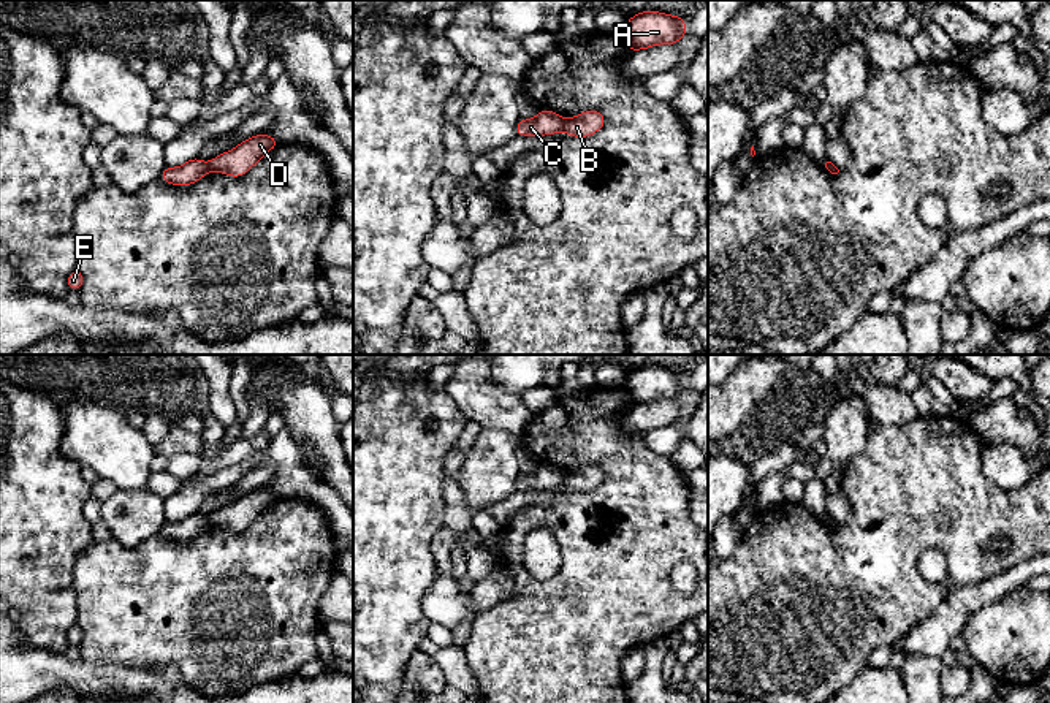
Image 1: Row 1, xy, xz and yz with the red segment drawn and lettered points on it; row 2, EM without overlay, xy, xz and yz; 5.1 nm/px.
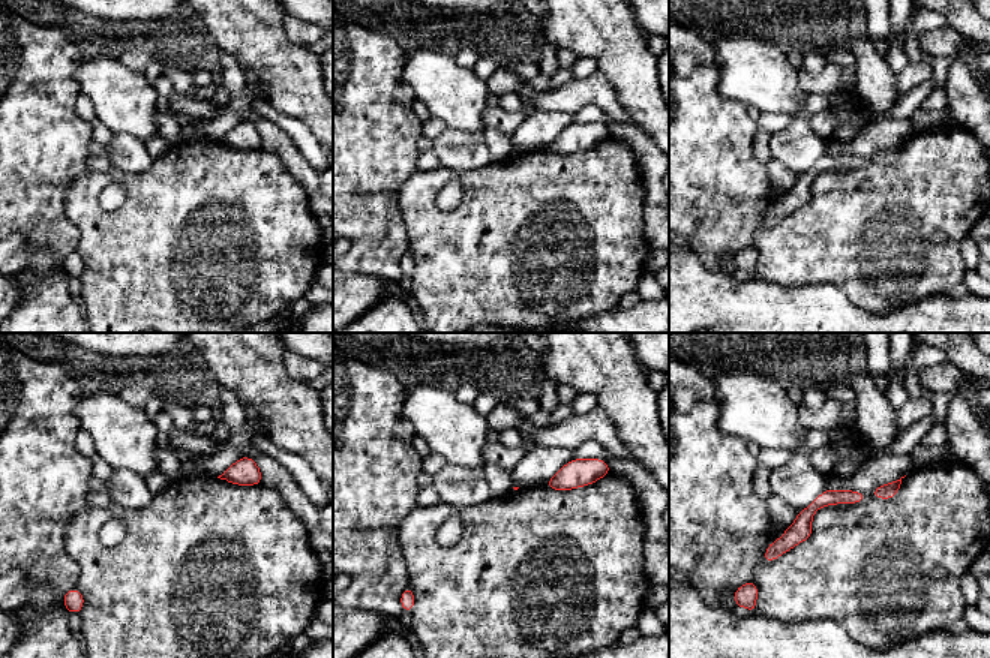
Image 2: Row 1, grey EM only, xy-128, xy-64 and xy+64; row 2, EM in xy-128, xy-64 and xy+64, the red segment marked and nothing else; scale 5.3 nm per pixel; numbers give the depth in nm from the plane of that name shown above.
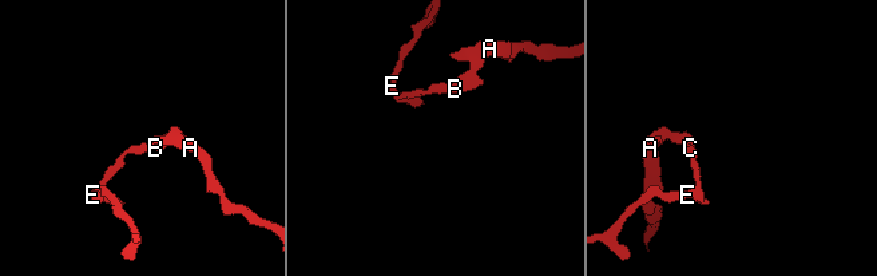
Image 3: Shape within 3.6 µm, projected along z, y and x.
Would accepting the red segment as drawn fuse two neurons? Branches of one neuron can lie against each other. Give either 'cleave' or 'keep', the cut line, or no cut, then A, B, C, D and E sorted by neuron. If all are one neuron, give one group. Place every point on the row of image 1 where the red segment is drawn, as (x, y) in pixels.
cleave; cut xz (563, 119), (564, 129); groups A B D / C E

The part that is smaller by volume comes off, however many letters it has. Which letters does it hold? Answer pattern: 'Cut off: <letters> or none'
Cut off: C, E

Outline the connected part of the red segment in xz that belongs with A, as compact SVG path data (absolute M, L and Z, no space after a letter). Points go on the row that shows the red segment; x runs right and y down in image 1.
M641 11L627 19L624 38L632 52L660 44L676 44L686 33L686 19L659 11Z

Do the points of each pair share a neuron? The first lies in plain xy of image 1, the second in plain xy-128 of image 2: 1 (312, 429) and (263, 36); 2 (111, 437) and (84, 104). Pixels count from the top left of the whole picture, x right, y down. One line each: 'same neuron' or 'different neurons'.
1: same neuron
2: different neurons

